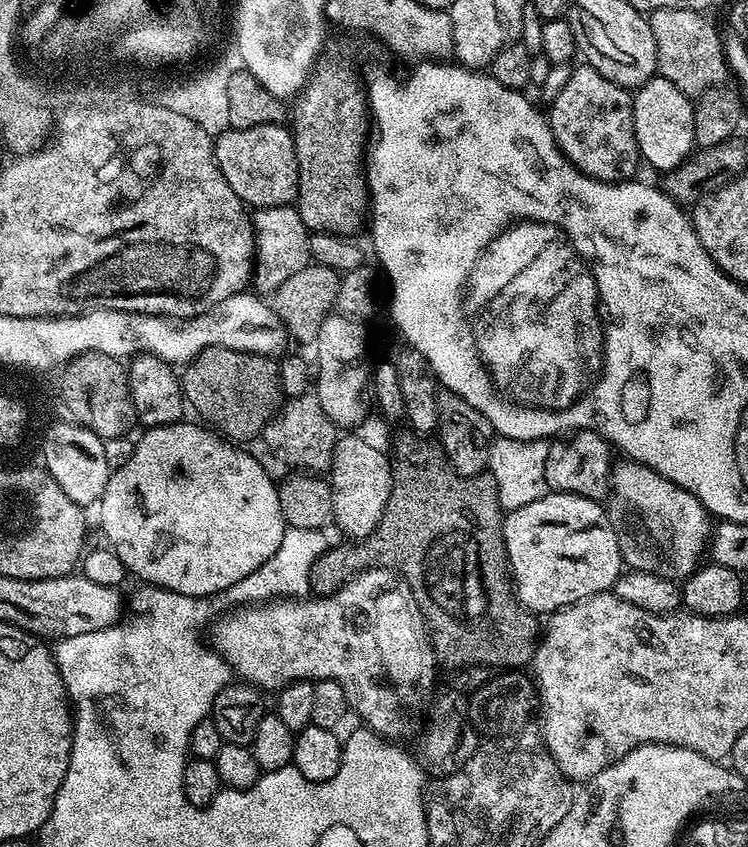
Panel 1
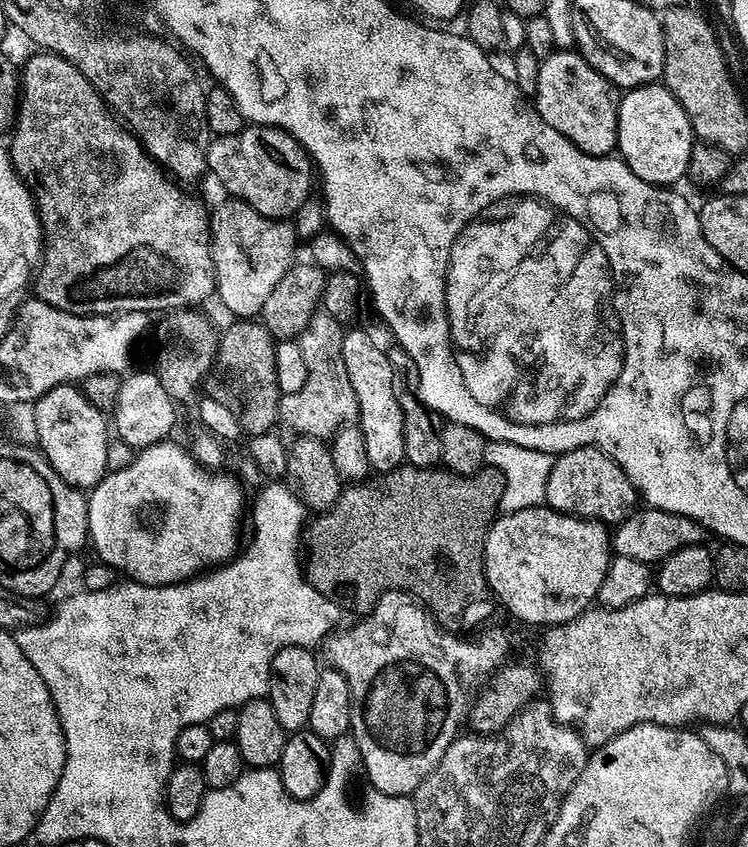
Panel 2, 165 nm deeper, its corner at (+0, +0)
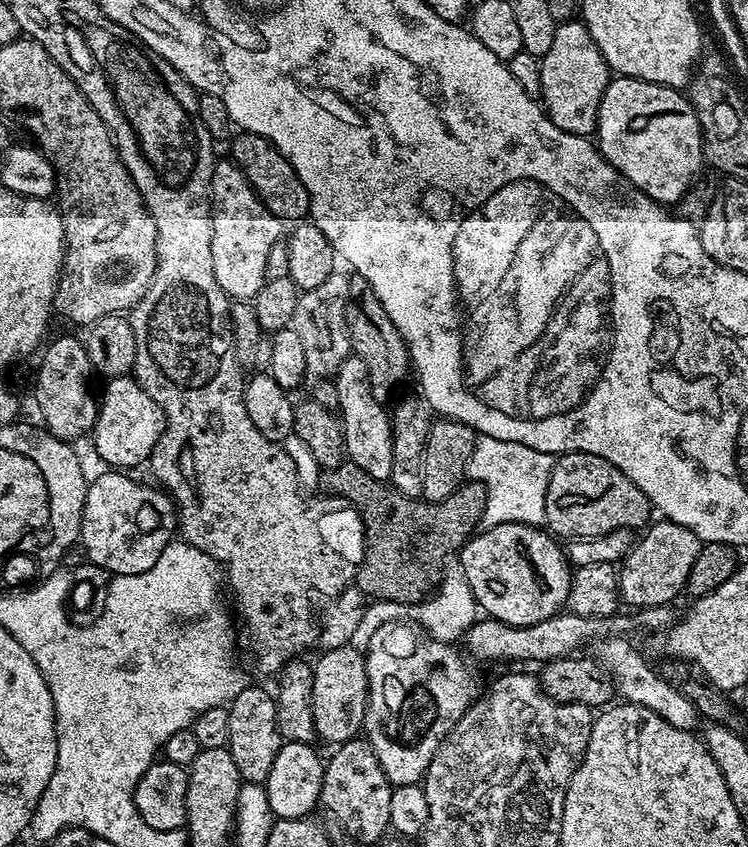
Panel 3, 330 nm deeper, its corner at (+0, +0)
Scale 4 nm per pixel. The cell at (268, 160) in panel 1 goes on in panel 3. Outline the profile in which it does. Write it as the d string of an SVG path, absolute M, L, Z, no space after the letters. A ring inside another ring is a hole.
M241 131L240 136L233 135L232 153L230 159L232 163L238 165L242 174L250 182L250 186L256 191L256 197L261 200L270 211L282 222L300 222L309 215L308 191L306 186L298 178L294 166L267 140L253 132Z

